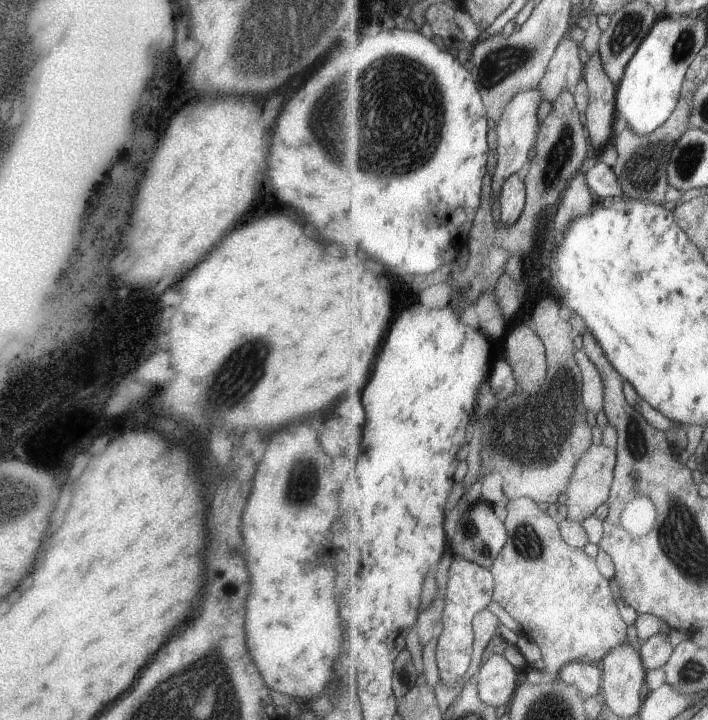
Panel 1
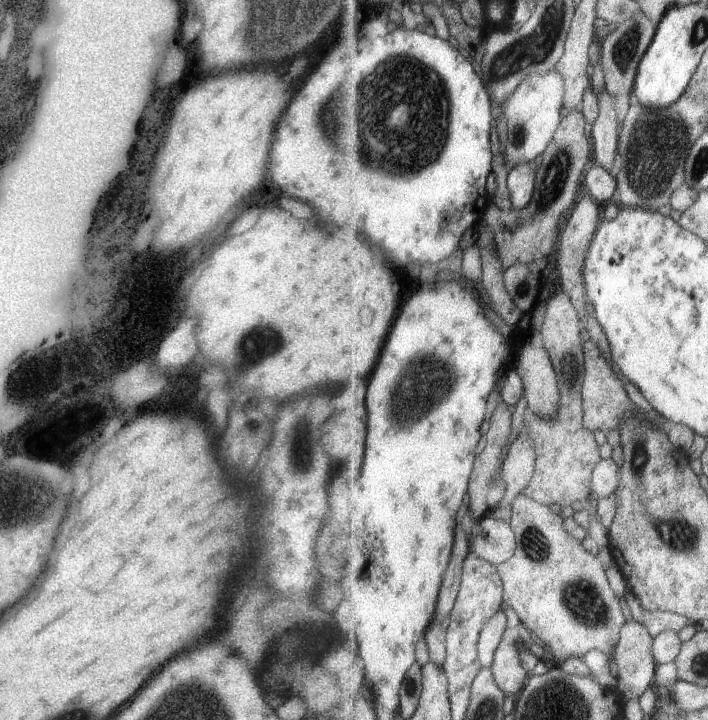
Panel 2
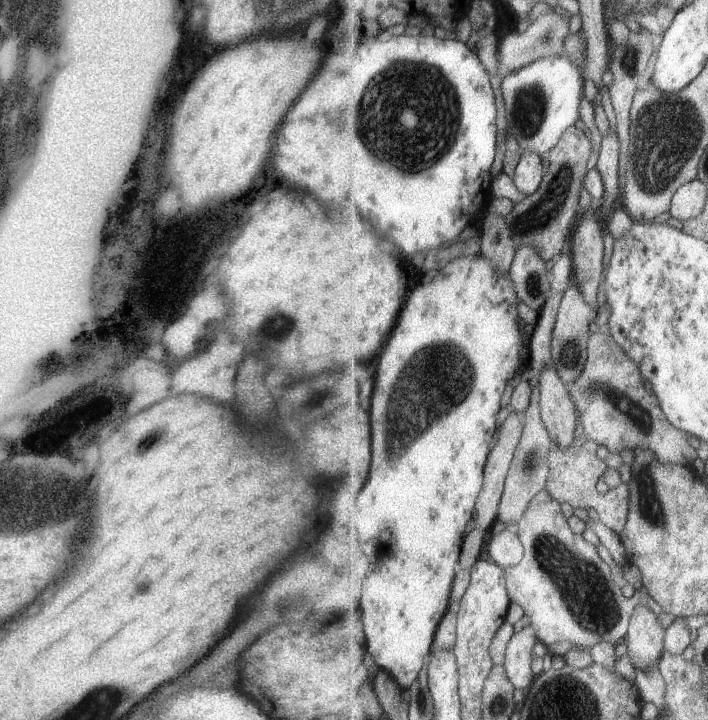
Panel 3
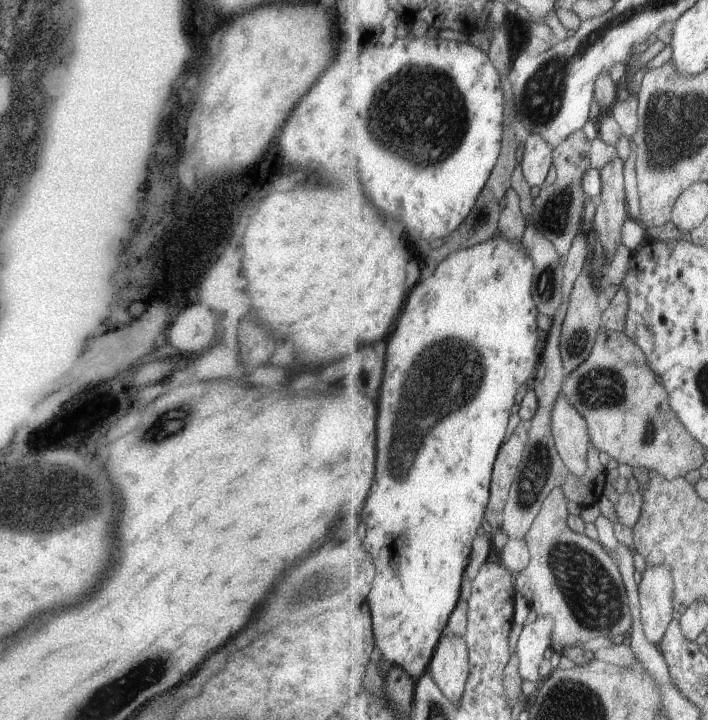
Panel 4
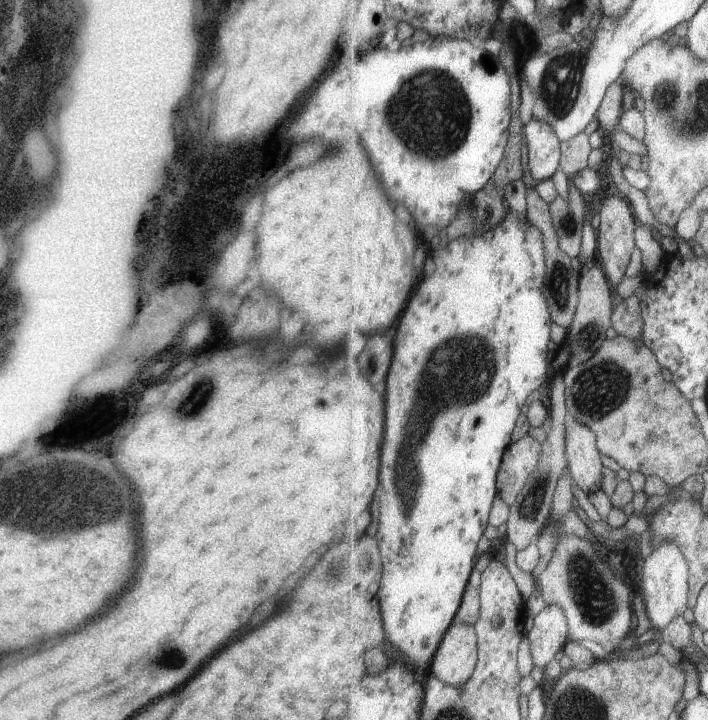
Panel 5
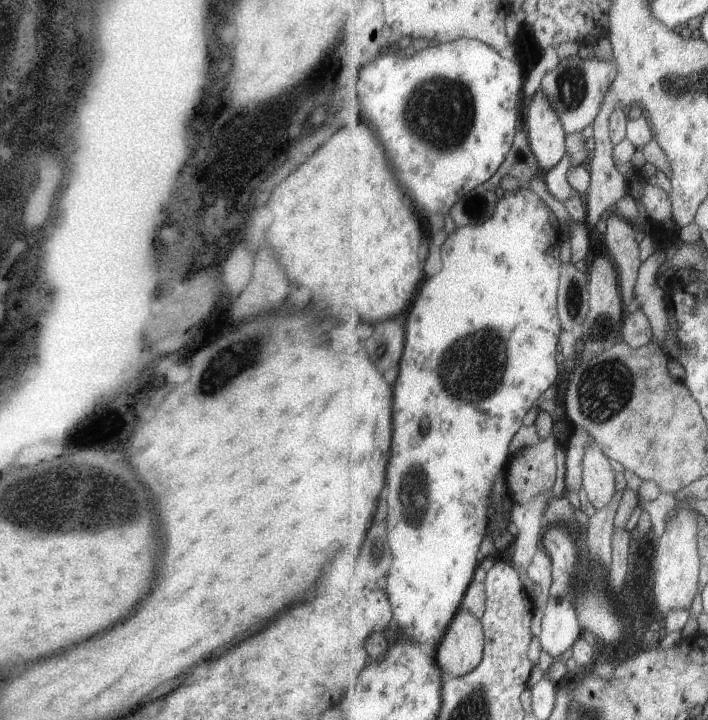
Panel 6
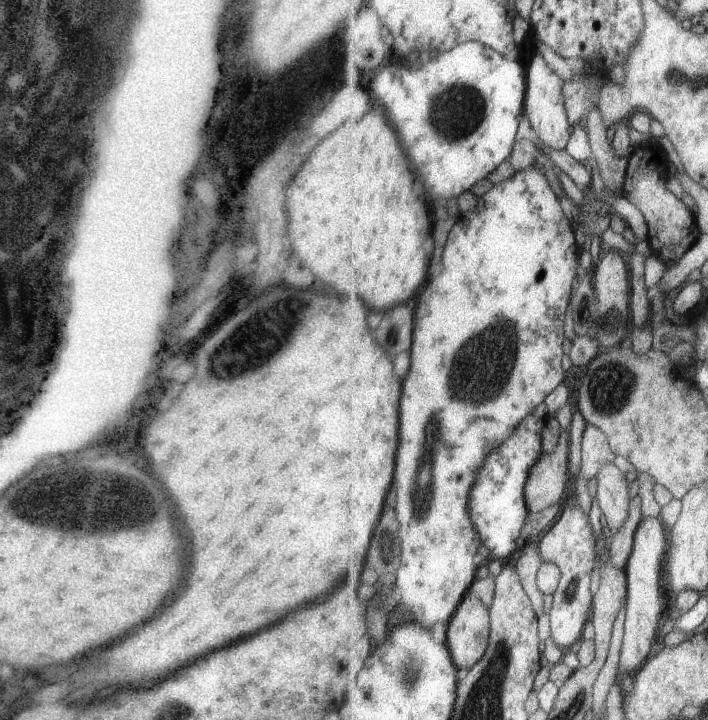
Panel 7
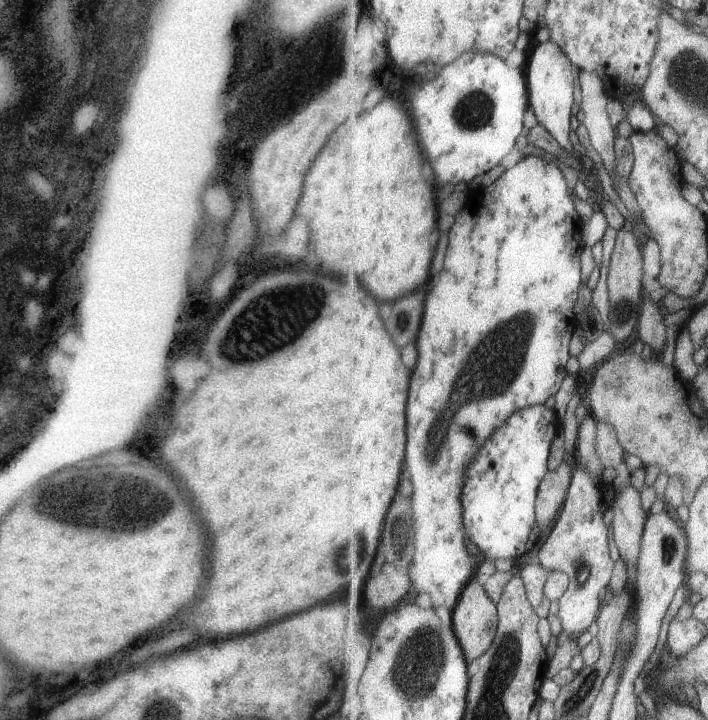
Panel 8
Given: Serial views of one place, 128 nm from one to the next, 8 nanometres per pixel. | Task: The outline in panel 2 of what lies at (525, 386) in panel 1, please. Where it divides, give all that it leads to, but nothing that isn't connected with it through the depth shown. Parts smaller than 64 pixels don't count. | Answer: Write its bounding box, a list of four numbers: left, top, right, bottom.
[513,340,561,420]

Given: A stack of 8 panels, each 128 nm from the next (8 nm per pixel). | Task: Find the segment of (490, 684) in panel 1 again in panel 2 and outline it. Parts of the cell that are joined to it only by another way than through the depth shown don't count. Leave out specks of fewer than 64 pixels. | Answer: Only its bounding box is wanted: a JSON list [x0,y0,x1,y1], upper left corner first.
[492,636,531,697]

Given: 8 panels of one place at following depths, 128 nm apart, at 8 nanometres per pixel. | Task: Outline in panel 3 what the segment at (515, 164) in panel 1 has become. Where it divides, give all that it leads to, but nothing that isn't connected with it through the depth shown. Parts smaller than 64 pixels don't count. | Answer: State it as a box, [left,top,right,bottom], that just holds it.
[501,53,586,156]

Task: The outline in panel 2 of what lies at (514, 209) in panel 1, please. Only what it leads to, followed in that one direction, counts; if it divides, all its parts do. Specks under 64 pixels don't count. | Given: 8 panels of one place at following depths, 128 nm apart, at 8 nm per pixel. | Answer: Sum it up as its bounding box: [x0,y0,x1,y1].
[507,164,536,209]

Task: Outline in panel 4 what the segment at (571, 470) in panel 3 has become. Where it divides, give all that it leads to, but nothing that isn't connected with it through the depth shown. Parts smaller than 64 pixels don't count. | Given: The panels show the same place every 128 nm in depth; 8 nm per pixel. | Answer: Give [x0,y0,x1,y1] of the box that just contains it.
[562,441,607,507]

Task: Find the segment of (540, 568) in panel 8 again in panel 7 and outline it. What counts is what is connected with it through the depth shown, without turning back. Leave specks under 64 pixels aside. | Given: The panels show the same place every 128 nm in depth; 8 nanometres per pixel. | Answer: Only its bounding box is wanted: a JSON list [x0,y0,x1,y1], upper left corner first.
[516,532,545,616]

